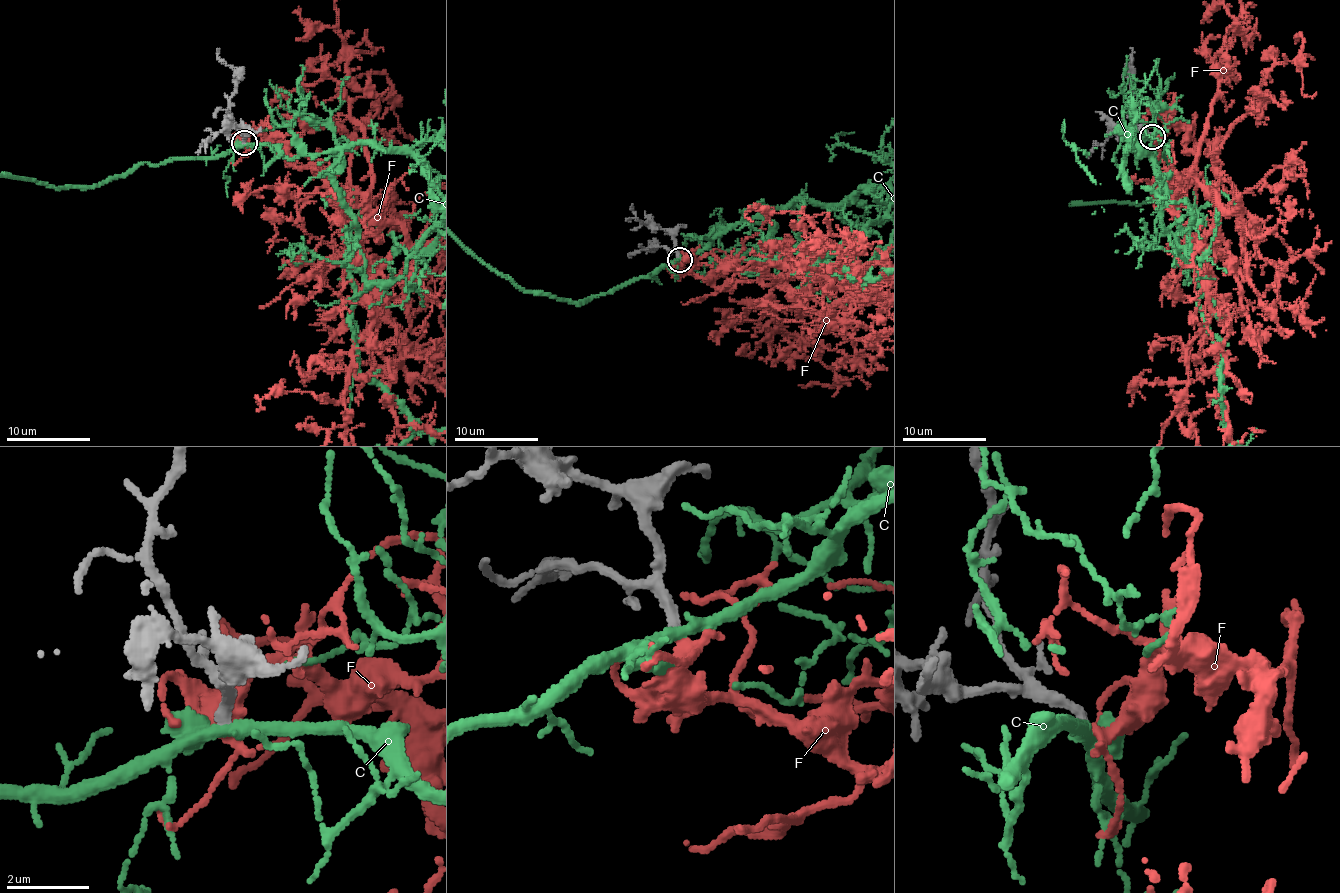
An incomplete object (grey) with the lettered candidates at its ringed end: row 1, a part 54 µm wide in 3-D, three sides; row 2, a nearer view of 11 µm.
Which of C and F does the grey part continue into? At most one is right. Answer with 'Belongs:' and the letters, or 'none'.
Belongs: F

